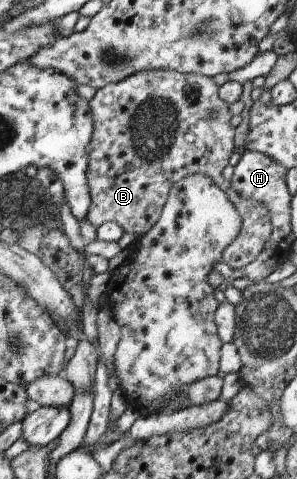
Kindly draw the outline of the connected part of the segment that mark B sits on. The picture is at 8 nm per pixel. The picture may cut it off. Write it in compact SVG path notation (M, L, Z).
M158 69L149 71L140 71L135 75L129 76L126 80L119 82L118 84L111 84L107 87L101 88L95 93L95 96L90 100L90 108L93 110L94 120L94 135L89 147L89 186L91 204L86 220L95 228L102 227L104 223L115 222L121 226L124 234L129 235L145 235L158 221L160 220L163 212L163 208L169 200L169 193L171 188L175 187L179 181L185 179L188 175L203 174L210 178L216 186L219 186L223 192L226 192L226 196L229 201L235 206L238 214L243 212L243 236L236 237L233 242L228 244L223 250L221 258L223 263L229 265L234 269L243 269L248 266L257 256L263 251L265 242L271 238L272 222L270 213L267 208L260 204L259 201L253 199L243 198L239 196L237 191L231 188L231 181L225 180L224 176L221 176L223 168L229 164L229 158L231 158L231 152L233 152L233 134L235 130L229 126L229 118L231 114L227 112L227 104L222 100L221 96L217 96L217 90L220 90L218 84L211 77L204 76L198 73L179 73L170 69Z

